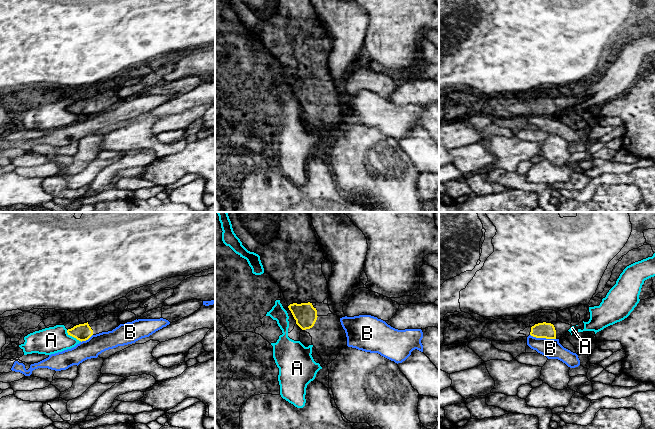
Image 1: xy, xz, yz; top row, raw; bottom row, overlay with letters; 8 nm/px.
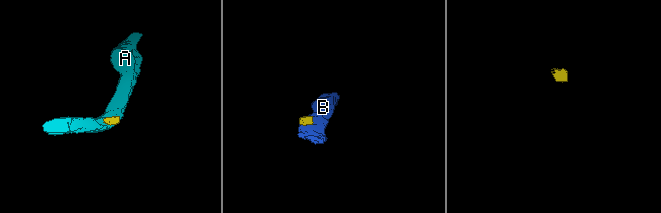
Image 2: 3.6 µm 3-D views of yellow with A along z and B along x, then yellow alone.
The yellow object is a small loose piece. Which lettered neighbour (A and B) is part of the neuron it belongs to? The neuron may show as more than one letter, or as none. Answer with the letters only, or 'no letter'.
no letter

